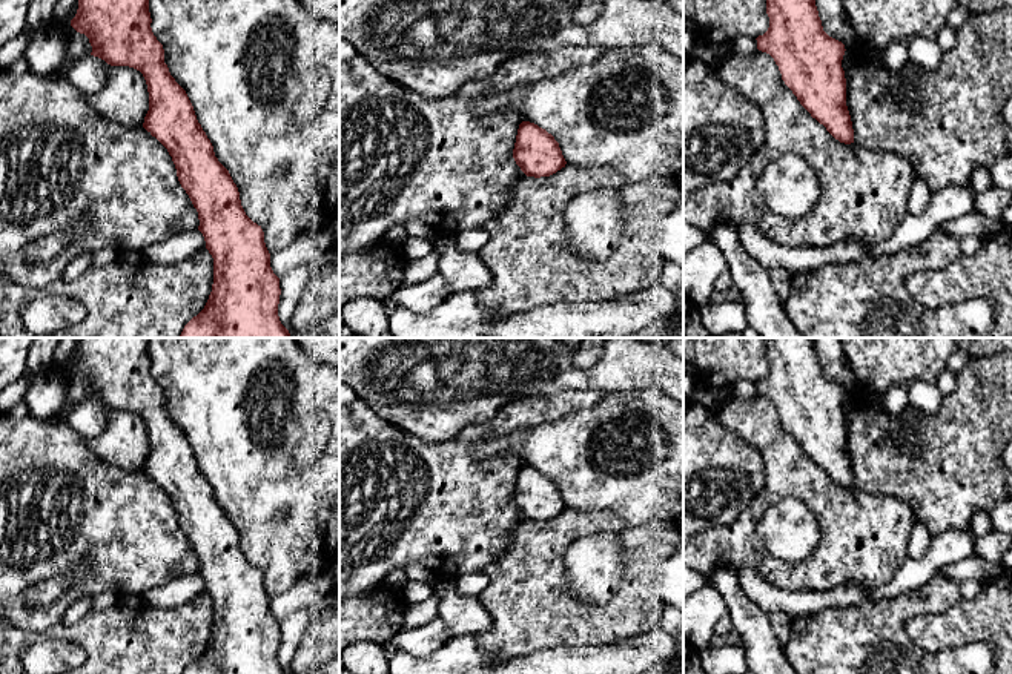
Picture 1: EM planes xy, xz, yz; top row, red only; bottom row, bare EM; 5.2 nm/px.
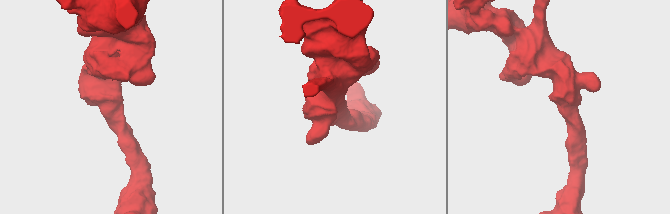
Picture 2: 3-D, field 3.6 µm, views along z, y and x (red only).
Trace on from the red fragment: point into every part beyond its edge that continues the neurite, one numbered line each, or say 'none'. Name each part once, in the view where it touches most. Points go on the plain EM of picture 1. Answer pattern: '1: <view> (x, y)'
none

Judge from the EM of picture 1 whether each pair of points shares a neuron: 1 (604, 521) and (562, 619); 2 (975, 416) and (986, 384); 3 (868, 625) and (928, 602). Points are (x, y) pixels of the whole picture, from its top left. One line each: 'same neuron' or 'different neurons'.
1: same neuron
2: same neuron
3: same neuron

